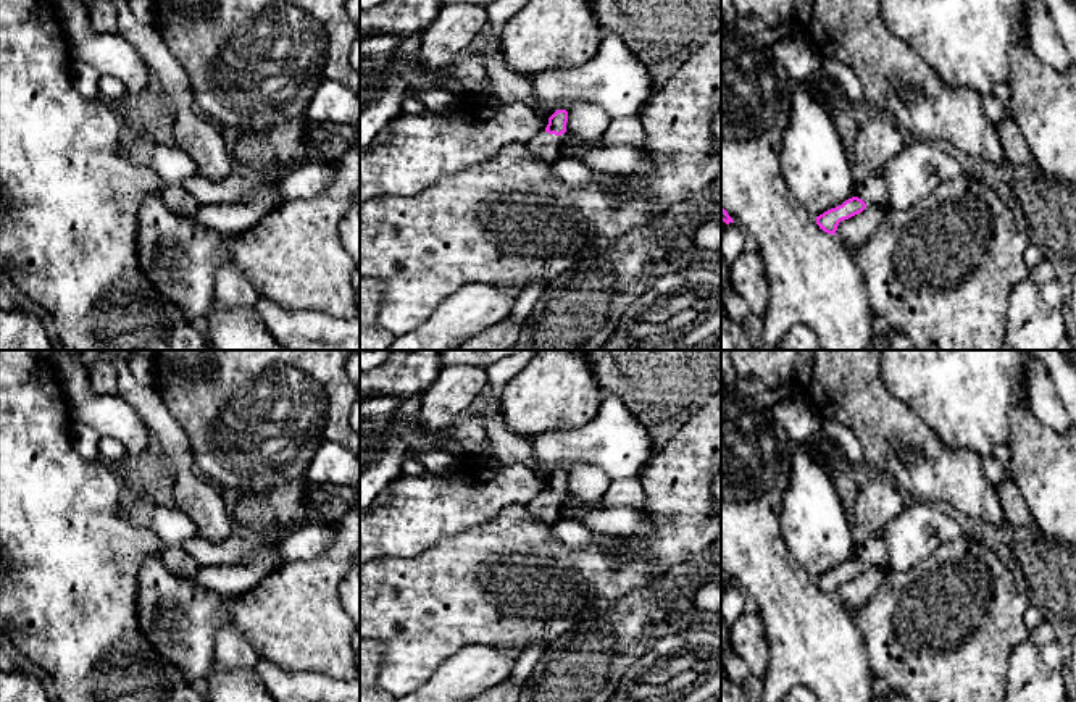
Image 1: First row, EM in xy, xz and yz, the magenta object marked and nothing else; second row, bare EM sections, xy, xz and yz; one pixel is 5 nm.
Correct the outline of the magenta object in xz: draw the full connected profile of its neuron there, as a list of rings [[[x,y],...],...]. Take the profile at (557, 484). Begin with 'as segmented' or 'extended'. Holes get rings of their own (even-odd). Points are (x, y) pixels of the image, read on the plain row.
extended; [[[557,471],[550,479],[544,495],[528,504],[528,510],[534,518],[555,523],[561,515],[561,497],[566,494],[568,473]]]

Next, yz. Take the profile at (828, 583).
as segmented; [[[852,558],[845,562],[842,566],[824,573],[823,576],[816,578],[816,586],[828,595],[834,595],[840,583],[849,581],[866,570],[866,565],[858,560]]]

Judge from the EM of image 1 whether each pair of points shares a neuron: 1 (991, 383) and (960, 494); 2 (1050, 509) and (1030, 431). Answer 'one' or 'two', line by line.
1: two
2: one

